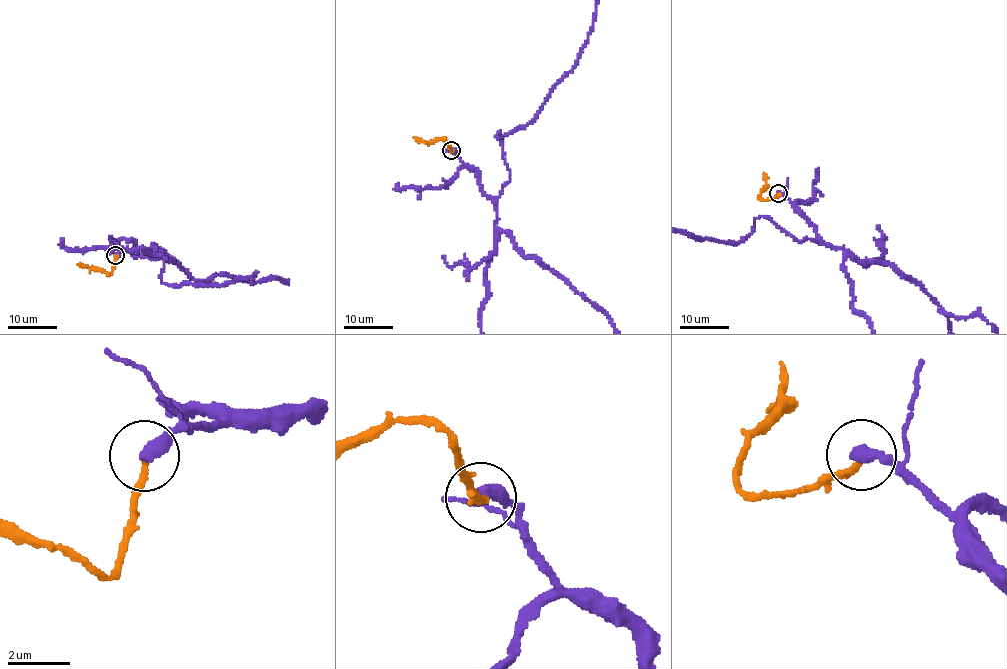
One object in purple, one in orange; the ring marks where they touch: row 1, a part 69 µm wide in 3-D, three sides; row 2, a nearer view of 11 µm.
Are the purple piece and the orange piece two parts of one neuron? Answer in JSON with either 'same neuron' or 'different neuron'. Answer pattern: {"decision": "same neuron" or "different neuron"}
{"decision": "same neuron"}

